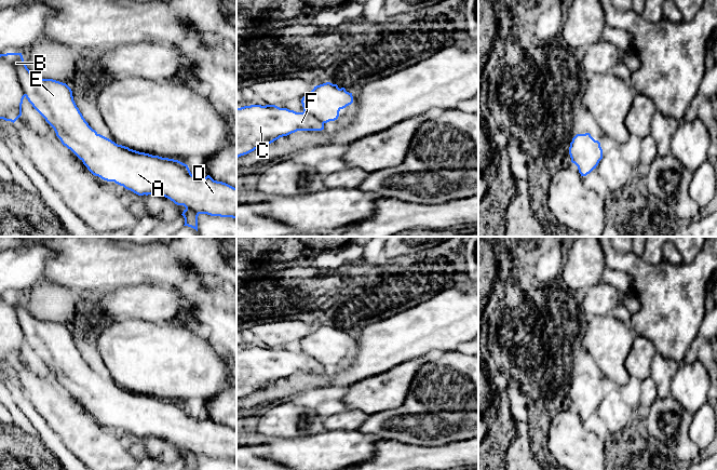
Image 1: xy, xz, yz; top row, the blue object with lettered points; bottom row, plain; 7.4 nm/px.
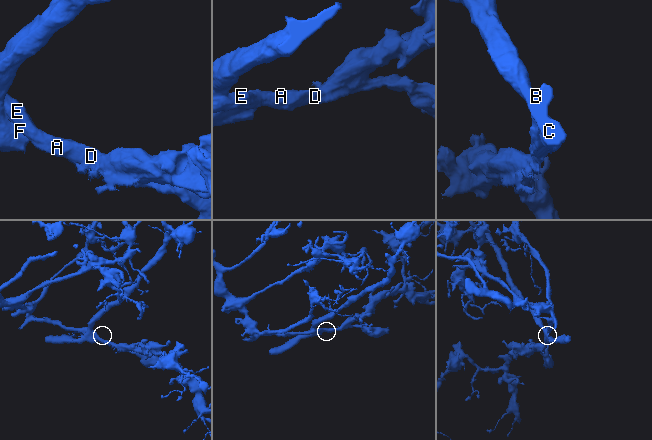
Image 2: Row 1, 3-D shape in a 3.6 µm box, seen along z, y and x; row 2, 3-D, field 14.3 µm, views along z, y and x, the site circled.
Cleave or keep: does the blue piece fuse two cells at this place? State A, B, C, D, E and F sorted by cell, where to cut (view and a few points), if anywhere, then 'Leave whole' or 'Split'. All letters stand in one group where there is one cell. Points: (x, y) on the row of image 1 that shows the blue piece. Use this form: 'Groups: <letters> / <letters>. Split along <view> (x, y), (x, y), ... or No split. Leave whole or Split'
Groups: A B C D E F. No split. Leave whole

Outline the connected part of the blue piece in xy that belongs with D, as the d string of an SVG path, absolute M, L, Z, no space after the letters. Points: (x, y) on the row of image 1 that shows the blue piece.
M22 53L0 54L0 119L14 123L22 116L25 97L54 129L62 144L70 149L93 175L114 182L138 196L159 194L177 205L184 205L184 226L197 231L200 214L236 218L236 188L214 180L209 175L194 176L188 165L178 160L139 152L98 134L83 118L73 100L72 91L66 83L41 79L31 73Z

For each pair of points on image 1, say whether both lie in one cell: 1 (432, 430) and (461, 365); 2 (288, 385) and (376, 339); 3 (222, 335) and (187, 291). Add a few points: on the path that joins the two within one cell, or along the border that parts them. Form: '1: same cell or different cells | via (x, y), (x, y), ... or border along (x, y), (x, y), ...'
1: same cell | via (434, 414), (461, 387), (461, 381)
2: same cell | via (312, 379), (342, 379), (349, 376), (362, 363)
3: same cell | via (220, 324), (198, 301)

